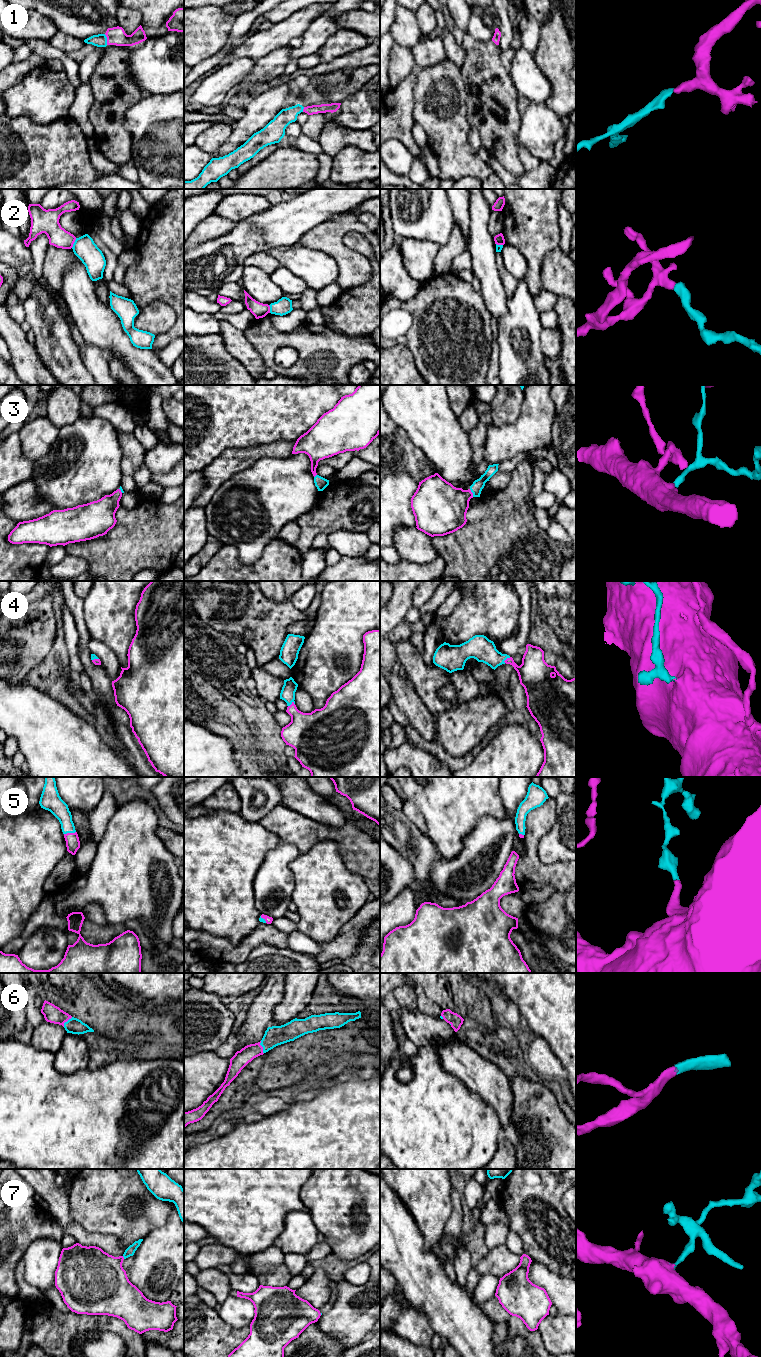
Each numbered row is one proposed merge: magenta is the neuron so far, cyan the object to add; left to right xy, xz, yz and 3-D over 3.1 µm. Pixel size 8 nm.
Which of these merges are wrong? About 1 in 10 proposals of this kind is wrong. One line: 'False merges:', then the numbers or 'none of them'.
False merges: 2

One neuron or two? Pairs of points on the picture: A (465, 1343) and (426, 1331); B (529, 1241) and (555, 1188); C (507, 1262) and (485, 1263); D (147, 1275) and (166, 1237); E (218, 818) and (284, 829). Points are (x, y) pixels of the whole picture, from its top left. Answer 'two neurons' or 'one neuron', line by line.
A: two neurons
B: one neuron
C: one neuron
D: one neuron
E: two neurons

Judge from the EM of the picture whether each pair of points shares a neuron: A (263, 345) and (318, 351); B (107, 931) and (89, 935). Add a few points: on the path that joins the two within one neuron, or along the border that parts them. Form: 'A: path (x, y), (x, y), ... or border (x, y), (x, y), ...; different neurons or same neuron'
A: path (277, 339), (304, 339); same neuron
B: path (103, 934), (93, 934); same neuron

